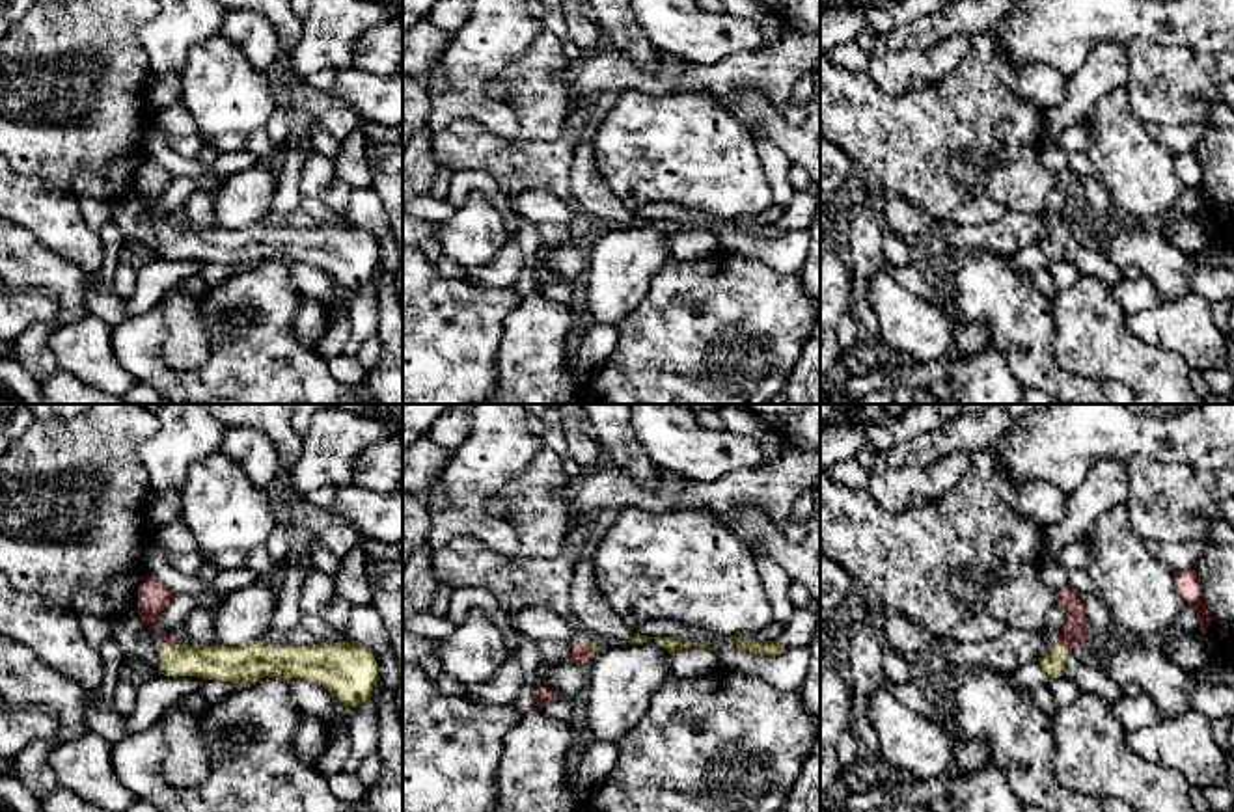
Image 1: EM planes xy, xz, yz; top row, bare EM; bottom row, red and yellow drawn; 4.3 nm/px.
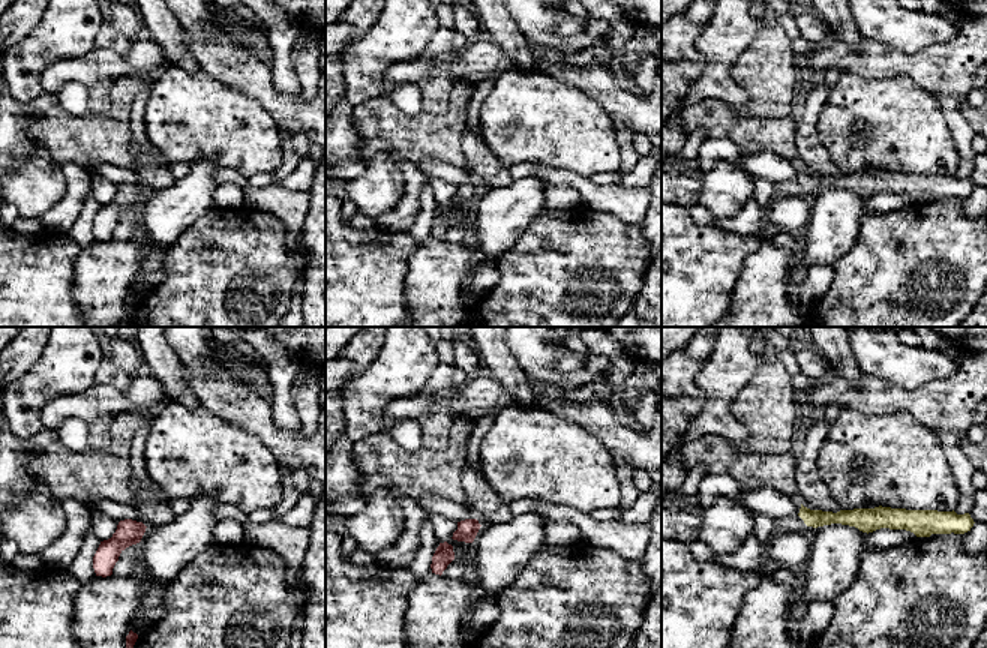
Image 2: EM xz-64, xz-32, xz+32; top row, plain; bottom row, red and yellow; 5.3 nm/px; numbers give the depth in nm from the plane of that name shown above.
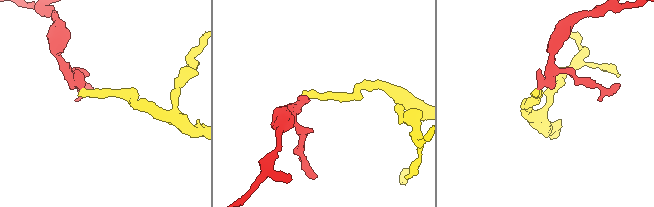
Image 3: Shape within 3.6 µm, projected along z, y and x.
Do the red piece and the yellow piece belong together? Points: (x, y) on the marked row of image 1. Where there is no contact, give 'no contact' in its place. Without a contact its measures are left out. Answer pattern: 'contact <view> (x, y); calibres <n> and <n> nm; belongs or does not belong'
contact xy (166, 645); calibres 140 and 160 nm; belongs

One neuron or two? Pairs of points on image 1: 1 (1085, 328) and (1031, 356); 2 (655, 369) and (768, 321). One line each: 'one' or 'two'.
1: two
2: one

